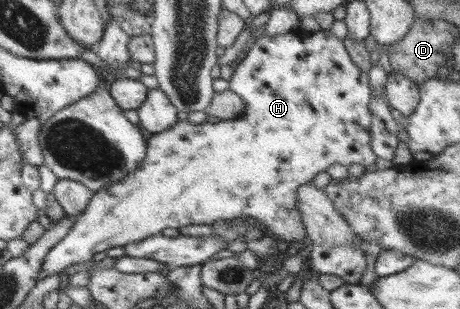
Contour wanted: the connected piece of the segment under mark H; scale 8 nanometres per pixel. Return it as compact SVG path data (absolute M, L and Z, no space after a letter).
M322 29L320 32L314 33L301 33L295 30L274 37L263 35L262 37L252 39L243 53L242 61L235 66L234 73L228 84L232 92L242 97L245 104L244 112L238 118L220 119L216 123L205 121L204 123L197 124L190 121L179 121L162 132L154 133L147 140L146 156L134 173L130 173L122 181L109 184L106 188L93 193L87 208L78 215L68 234L58 244L55 244L45 256L40 278L52 274L62 274L64 268L68 268L68 266L93 260L92 257L97 252L107 252L107 250L115 246L124 246L125 244L144 240L149 236L160 235L164 228L180 229L192 224L212 224L222 220L234 220L235 218L254 220L258 224L264 225L270 234L276 234L276 236L280 236L280 238L286 241L303 242L302 239L307 236L307 232L300 211L297 209L298 187L303 184L313 183L313 179L318 173L328 171L328 168L332 164L336 164L336 162L346 167L350 166L350 164L362 164L366 167L375 162L377 156L371 147L370 127L372 123L369 111L371 88L368 73L362 72L352 62L343 41L334 36L330 29Z

